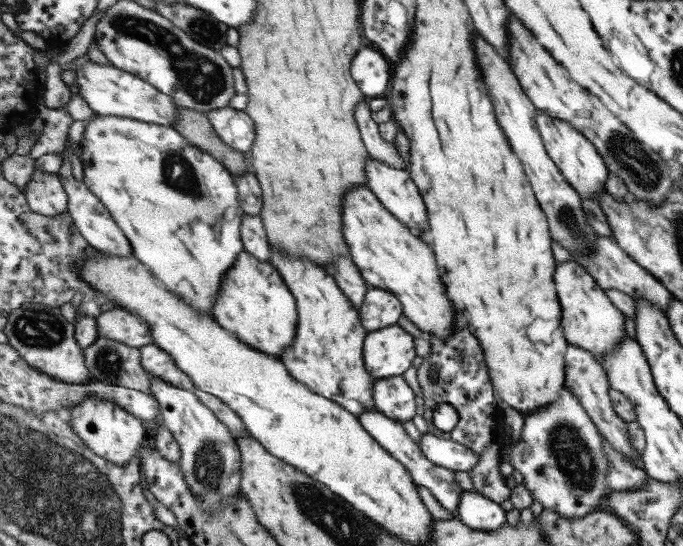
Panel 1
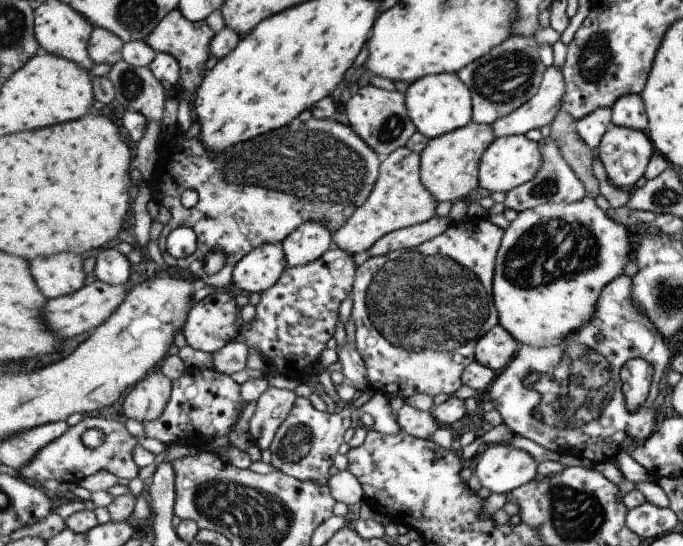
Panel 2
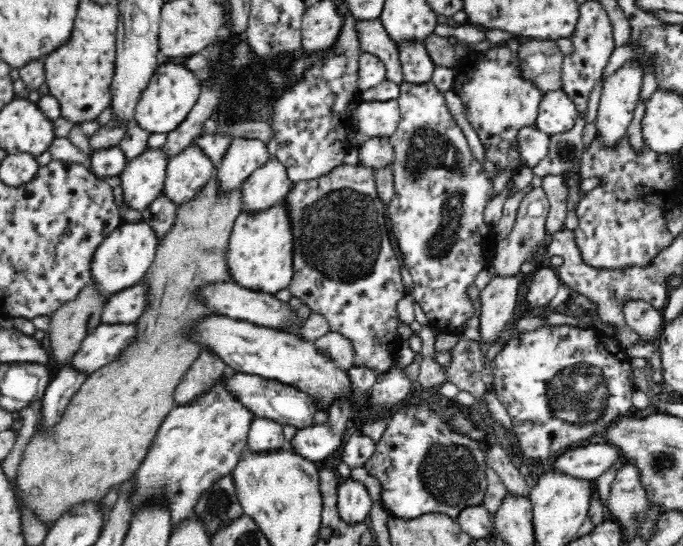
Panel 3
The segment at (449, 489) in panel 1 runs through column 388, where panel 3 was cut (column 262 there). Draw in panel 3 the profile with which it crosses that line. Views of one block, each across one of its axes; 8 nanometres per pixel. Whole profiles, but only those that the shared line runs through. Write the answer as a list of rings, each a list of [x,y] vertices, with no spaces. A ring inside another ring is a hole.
[[[255,416],[248,434],[248,449],[265,451],[288,445],[284,440],[282,428],[284,428],[284,425],[280,421]]]

